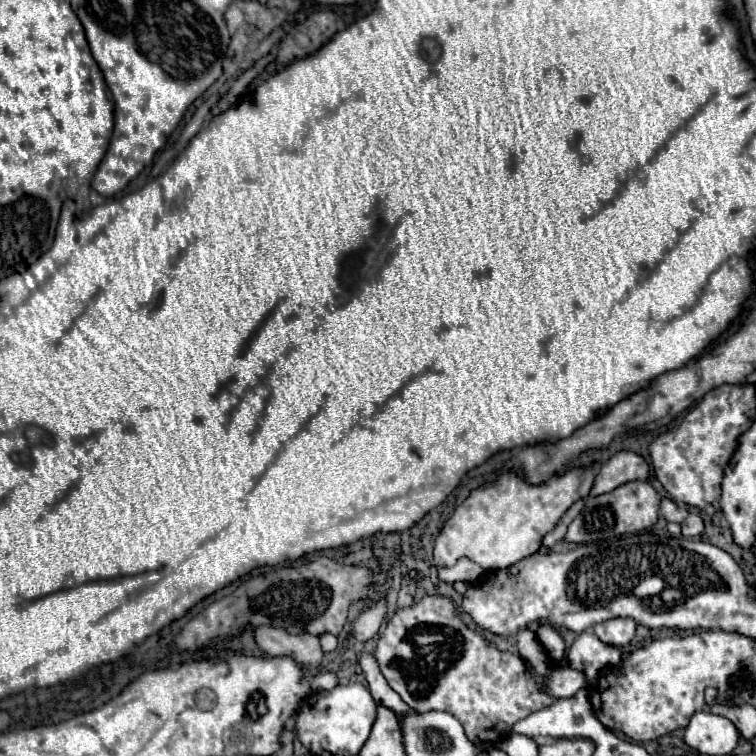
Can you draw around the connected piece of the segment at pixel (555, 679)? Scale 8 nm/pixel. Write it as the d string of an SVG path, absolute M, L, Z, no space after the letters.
M570 667L554 669L546 681L546 691L554 697L572 697L580 689L586 689L590 681L586 679L584 671L576 671Z

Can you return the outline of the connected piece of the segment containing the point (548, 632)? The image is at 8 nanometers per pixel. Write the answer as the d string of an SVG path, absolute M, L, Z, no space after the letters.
M540 625L536 635L540 643L546 647L546 651L550 653L550 657L558 663L564 657L564 639L560 637L560 633L550 625Z

